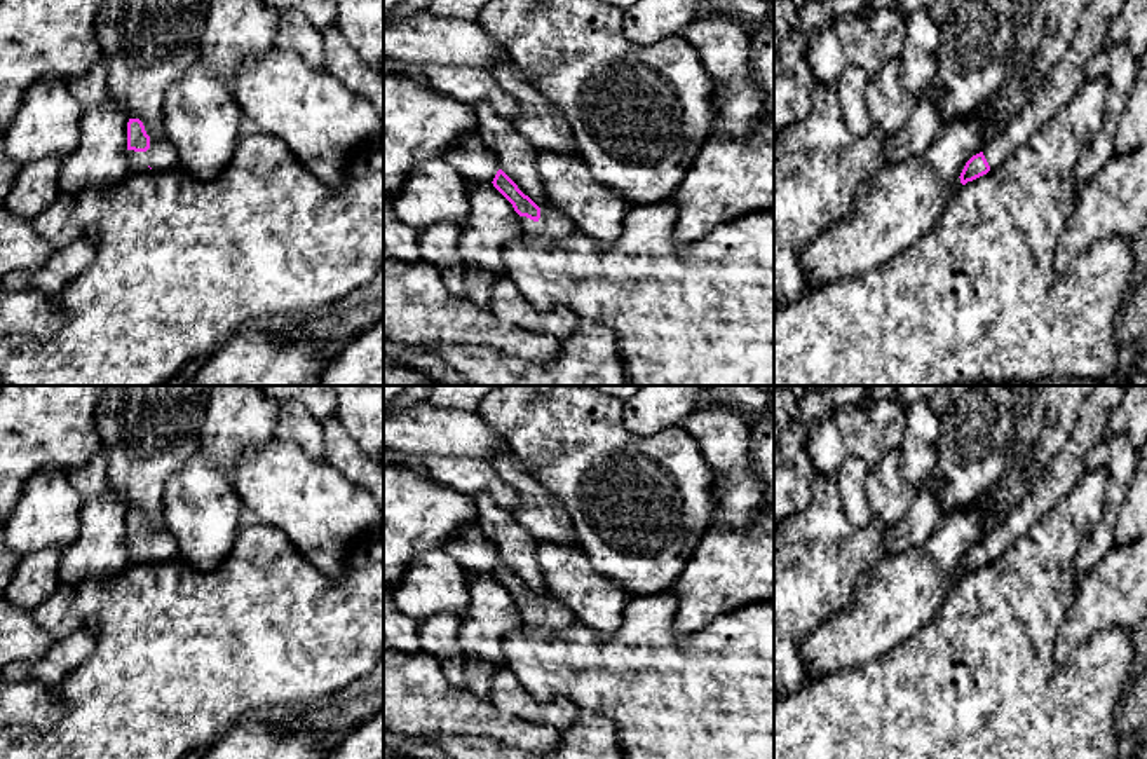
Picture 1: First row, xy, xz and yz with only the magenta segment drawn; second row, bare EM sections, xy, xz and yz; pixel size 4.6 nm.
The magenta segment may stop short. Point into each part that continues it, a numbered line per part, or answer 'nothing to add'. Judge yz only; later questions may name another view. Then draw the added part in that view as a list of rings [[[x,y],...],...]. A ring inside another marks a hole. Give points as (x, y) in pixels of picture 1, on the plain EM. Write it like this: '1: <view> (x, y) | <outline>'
1: yz (1060, 475) | [[[1095,386],[1084,398],[1077,421],[1058,454],[1035,476],[1030,490],[983,539],[994,560],[1028,527],[1037,523],[1086,475],[1088,457],[1105,436],[1105,427],[1130,386]]]

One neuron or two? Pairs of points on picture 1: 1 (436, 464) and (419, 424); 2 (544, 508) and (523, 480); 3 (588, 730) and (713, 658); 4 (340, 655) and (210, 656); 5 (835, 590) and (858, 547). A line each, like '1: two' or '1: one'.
1: two
2: one
3: two
4: one
5: one

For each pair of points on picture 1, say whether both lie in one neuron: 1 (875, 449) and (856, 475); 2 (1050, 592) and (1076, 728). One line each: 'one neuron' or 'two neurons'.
1: two neurons
2: one neuron

